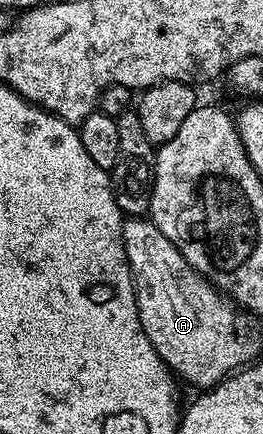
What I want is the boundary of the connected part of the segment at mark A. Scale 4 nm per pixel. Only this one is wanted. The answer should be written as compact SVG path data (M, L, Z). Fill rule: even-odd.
M129 216L124 223L123 248L133 277L137 315L143 332L147 332L147 340L151 340L165 365L174 375L182 374L191 385L201 386L197 388L217 386L242 369L247 356L226 344L233 337L238 311L222 297L216 286L195 273L191 264L183 260L179 248L175 248L148 217Z

